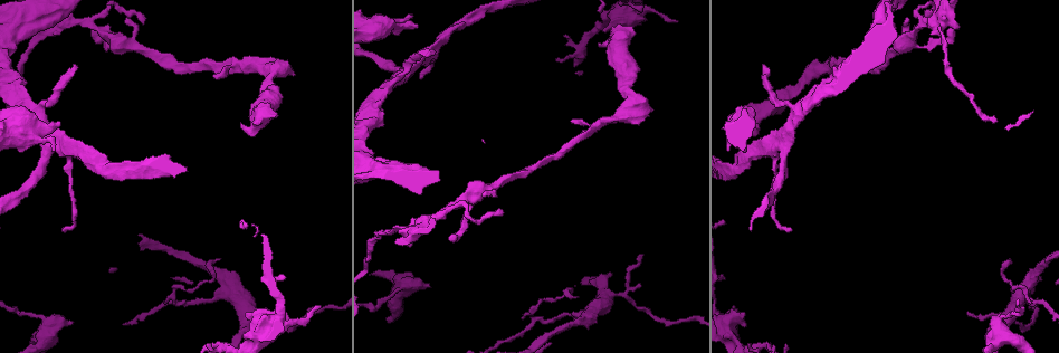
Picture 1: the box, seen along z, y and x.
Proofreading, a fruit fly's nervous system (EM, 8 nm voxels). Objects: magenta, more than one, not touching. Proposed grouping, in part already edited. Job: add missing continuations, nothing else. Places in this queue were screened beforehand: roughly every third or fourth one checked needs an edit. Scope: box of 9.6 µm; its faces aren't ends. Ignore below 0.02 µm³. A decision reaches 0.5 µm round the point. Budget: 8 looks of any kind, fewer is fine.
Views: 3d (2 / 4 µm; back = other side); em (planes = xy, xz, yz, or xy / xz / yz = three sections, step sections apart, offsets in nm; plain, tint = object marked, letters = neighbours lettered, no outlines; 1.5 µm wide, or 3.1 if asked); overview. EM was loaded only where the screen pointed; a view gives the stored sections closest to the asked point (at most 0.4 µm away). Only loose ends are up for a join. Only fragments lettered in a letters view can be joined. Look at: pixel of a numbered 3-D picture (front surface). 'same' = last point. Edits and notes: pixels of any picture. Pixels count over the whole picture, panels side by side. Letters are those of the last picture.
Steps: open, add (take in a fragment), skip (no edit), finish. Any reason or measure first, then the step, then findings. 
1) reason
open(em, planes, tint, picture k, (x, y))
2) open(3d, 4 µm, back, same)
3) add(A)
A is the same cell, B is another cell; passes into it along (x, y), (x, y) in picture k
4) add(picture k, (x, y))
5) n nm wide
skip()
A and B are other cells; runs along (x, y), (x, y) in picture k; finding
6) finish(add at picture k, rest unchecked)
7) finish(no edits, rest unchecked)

an open end
open(3d, 2 µm, picture 1, (319, 308))

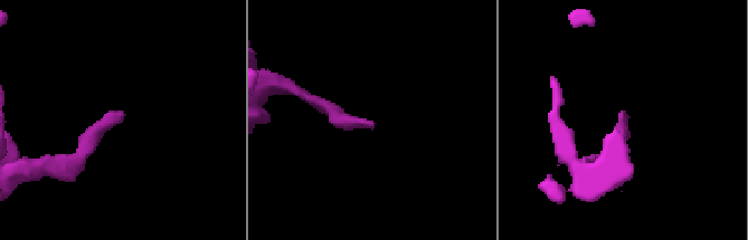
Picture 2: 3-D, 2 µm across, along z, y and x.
shape alone is not enough
open(em, planes, letters, picture 2, (372, 123))

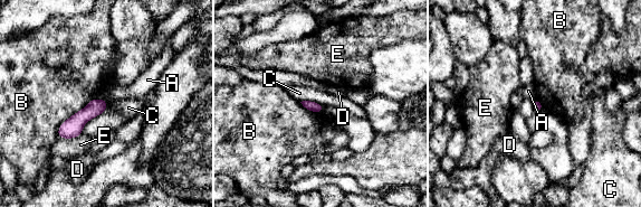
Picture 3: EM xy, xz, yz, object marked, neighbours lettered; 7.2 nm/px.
B touches over 380 nm
skip()
A, B, C, D and E are other cells; runs along (103, 102), (60, 134) in picture 3; none of them fits

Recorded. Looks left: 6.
open(3d, 4 µm, picture 1, (59, 121))

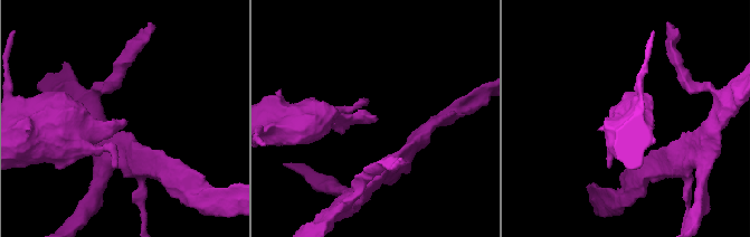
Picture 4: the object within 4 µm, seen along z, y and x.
now the EM
open(em, yz, step 4, letters, picture 4, (376, 119))

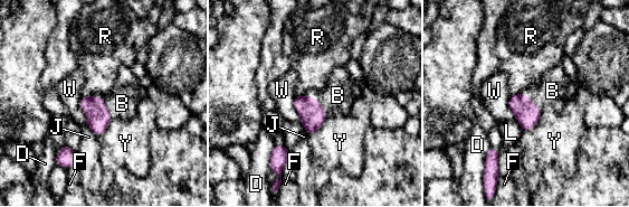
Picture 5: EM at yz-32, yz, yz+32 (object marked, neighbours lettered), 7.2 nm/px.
add(B)
B is the same cell, D, F, J, L, R, W and Y are other cells; passes into it along (98, 118), (105, 104), (122, 103) in picture 5; the neuron continues

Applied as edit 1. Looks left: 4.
an open end
open(em, planes, letters, picture 1, (765, 65))

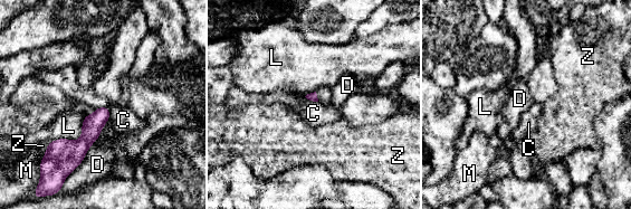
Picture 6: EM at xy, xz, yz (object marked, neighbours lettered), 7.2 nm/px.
skip()
C, D, L, M and Z are other cells; runs along (105, 110), (76, 149), (49, 149) in picture 6; none of them fits

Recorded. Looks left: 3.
finish(add at picture 5, rest unchecked)

